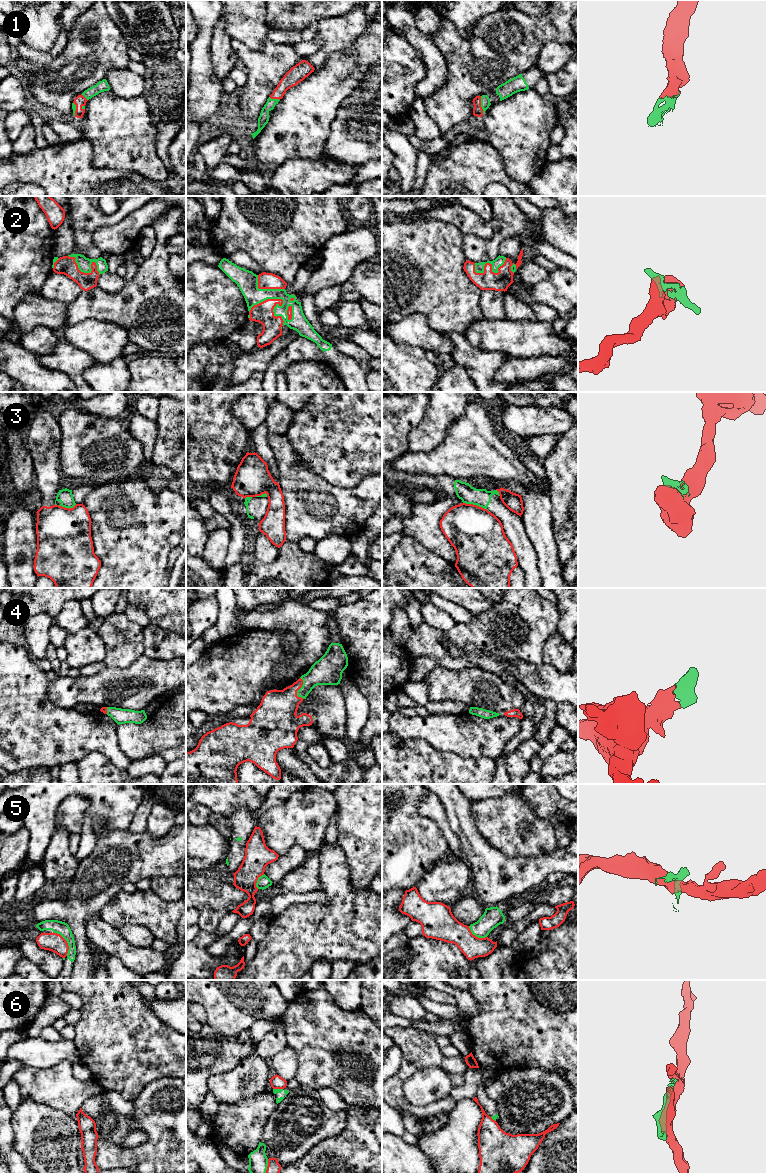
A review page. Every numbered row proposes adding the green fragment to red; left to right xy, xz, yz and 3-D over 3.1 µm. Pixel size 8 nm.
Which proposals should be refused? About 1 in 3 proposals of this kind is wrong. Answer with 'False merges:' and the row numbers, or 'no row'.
False merges: 3, 5, 6

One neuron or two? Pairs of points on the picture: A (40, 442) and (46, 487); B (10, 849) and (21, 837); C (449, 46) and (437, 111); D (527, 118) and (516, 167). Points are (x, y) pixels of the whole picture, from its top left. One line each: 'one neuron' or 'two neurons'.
A: one neuron
B: one neuron
C: one neuron
D: one neuron

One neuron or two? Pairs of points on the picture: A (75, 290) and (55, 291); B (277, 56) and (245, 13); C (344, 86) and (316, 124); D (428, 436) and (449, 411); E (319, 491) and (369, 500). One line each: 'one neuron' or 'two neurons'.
A: one neuron
B: two neurons
C: one neuron
D: one neuron
E: one neuron

